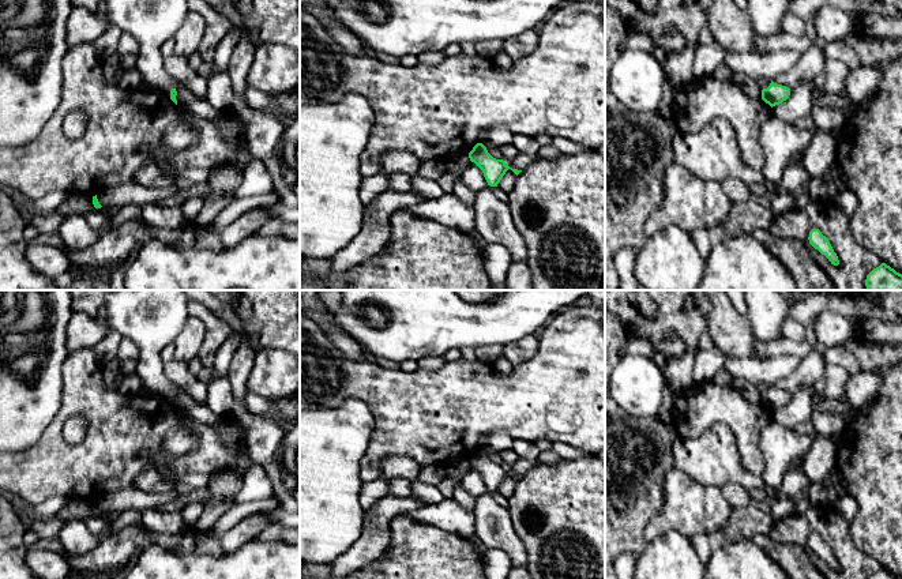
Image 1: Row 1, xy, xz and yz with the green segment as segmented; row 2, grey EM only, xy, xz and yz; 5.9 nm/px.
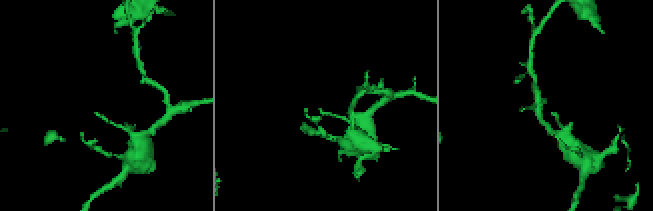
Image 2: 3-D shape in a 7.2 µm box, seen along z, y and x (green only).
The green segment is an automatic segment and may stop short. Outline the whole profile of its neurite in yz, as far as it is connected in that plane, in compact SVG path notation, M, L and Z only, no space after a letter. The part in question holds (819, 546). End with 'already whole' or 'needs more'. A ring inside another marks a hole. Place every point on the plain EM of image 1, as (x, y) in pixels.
M812 534L809 537L808 545L815 554L818 554L822 560L824 560L831 567L831 569L834 571L839 569L838 561L834 557L828 544L823 541L819 534Z; already whole

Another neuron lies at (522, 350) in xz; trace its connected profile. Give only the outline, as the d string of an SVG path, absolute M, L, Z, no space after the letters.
M533 334L504 346L503 357L508 360L514 366L529 361L540 349L540 339Z

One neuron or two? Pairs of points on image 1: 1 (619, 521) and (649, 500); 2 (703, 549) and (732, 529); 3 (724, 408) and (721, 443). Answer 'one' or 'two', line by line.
1: one
2: one
3: two

